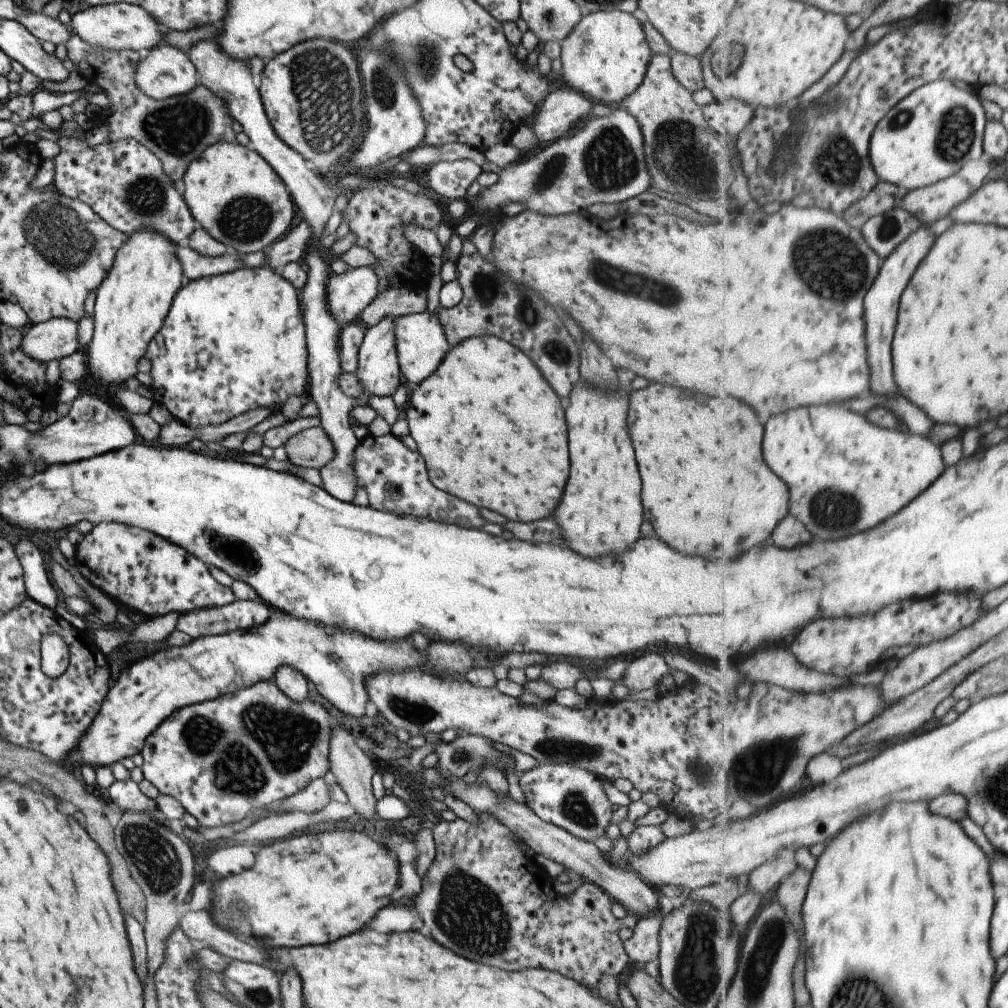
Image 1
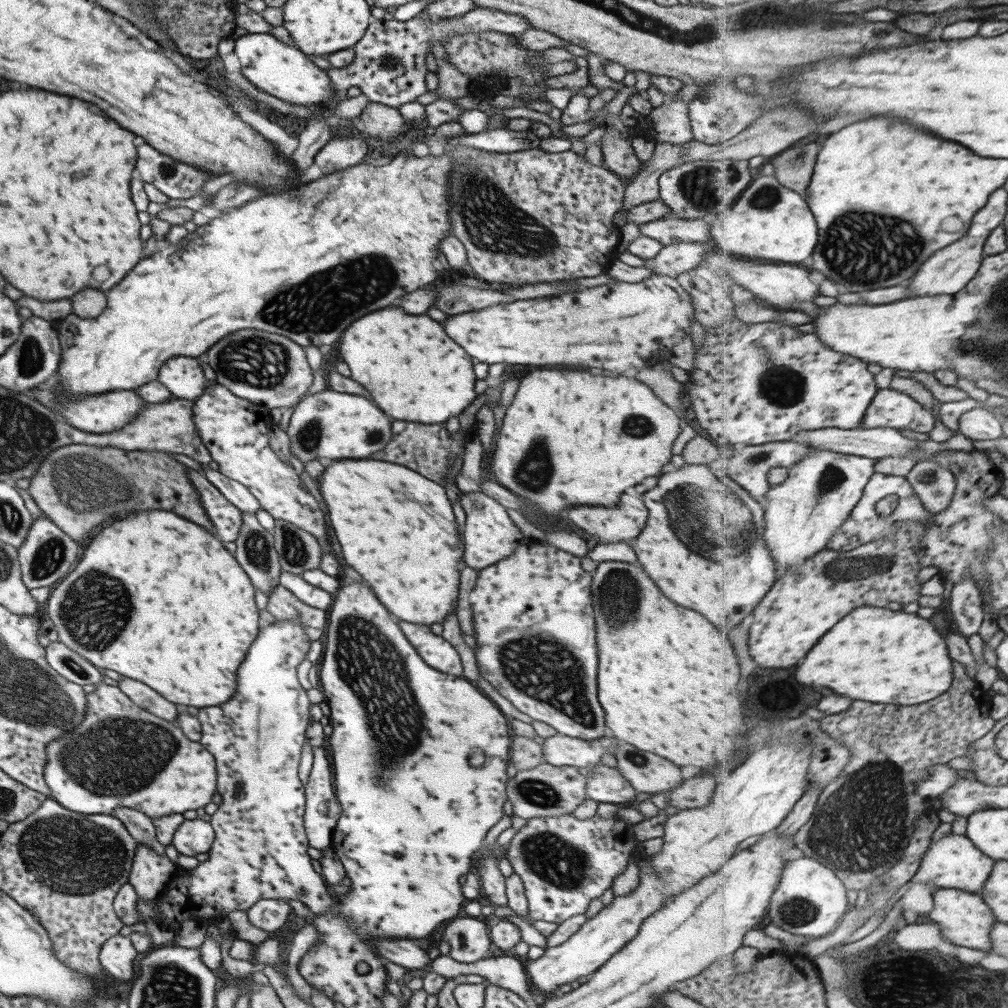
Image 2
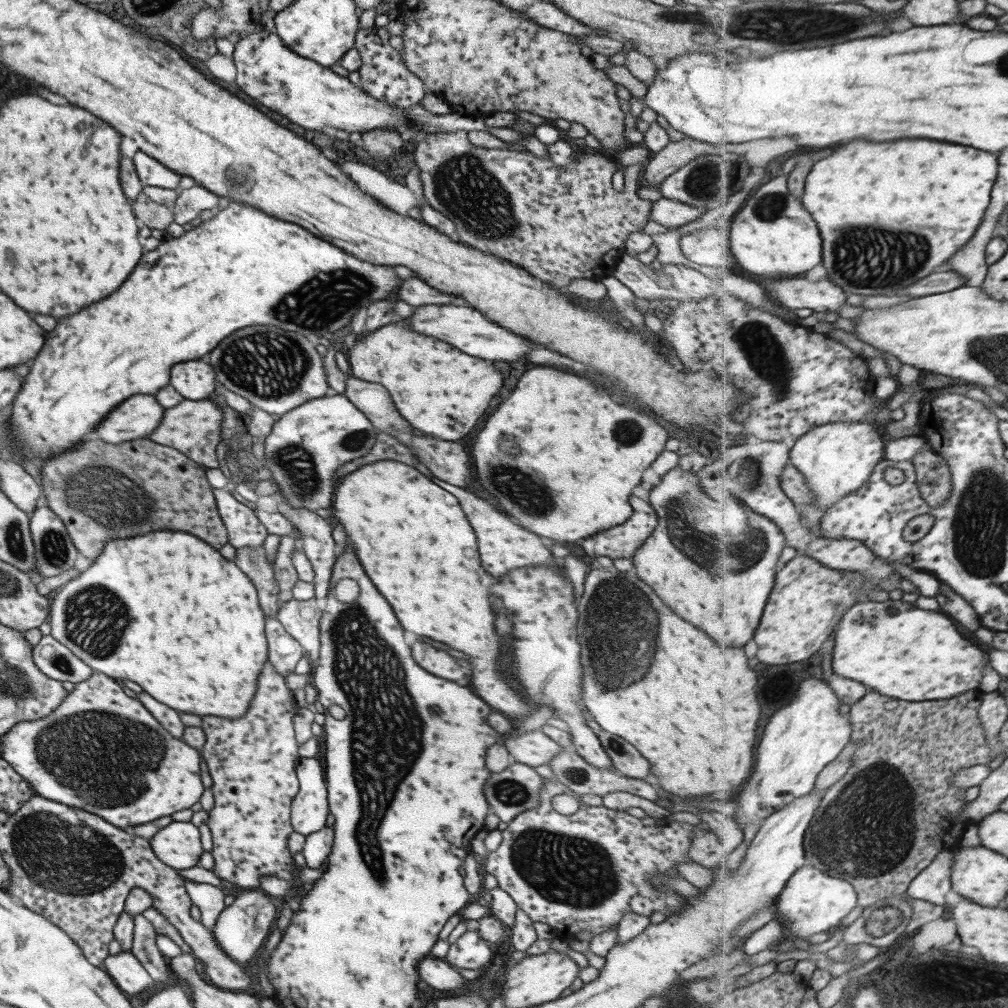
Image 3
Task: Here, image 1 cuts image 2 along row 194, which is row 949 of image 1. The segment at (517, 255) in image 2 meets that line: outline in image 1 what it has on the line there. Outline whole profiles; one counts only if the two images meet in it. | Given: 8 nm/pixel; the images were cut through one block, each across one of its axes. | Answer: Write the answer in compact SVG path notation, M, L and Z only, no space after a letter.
M483 812L477 814L478 824L473 824L462 818L455 817L455 820L451 821L442 820L433 828L433 839L435 842L435 849L437 850L436 862L432 862L432 866L430 866L426 878L424 878L422 892L420 892L420 896L416 898L416 906L418 906L418 910L422 912L422 920L424 920L424 924L430 928L432 938L434 938L436 942L440 942L442 946L450 948L452 952L456 952L456 954L468 958L468 960L474 960L474 962L480 962L480 964L488 964L488 966L494 966L500 970L514 973L526 969L541 968L547 971L560 973L566 978L575 980L582 986L588 987L592 992L596 990L600 979L604 978L604 976L621 978L625 974L625 970L628 968L631 960L628 954L626 954L623 941L620 939L618 932L620 932L624 926L634 928L640 917L630 912L628 912L626 918L618 919L614 917L610 909L612 898L610 898L609 894L604 892L598 885L592 884L590 881L584 881L584 883L571 895L568 895L568 897L556 893L548 873L526 853L527 844L524 841L490 813Z

